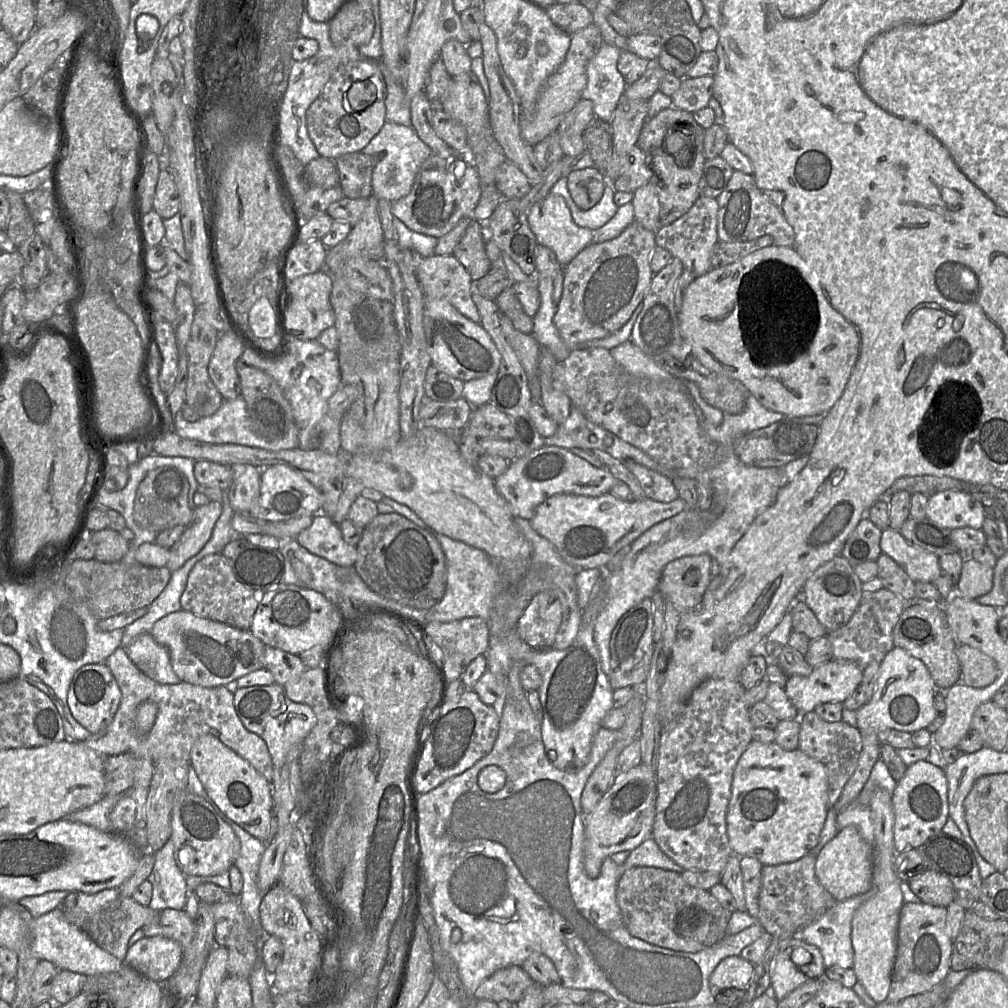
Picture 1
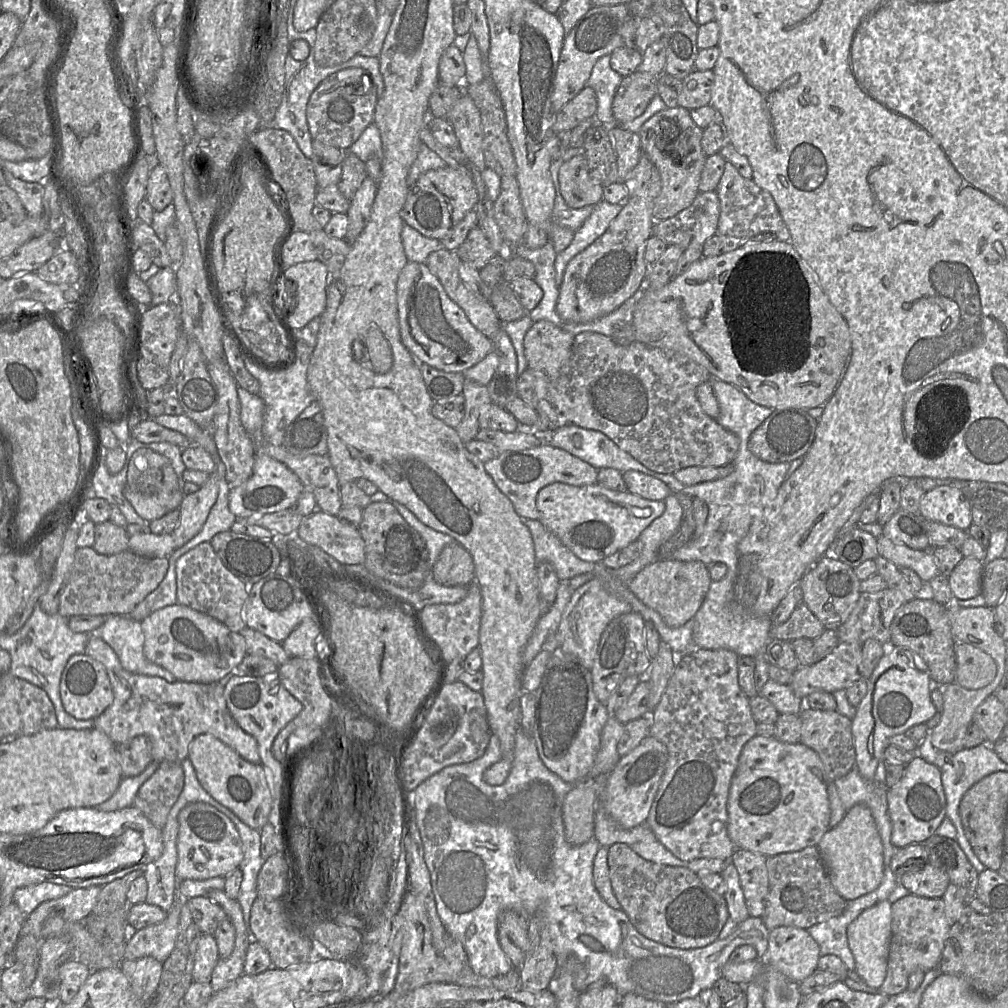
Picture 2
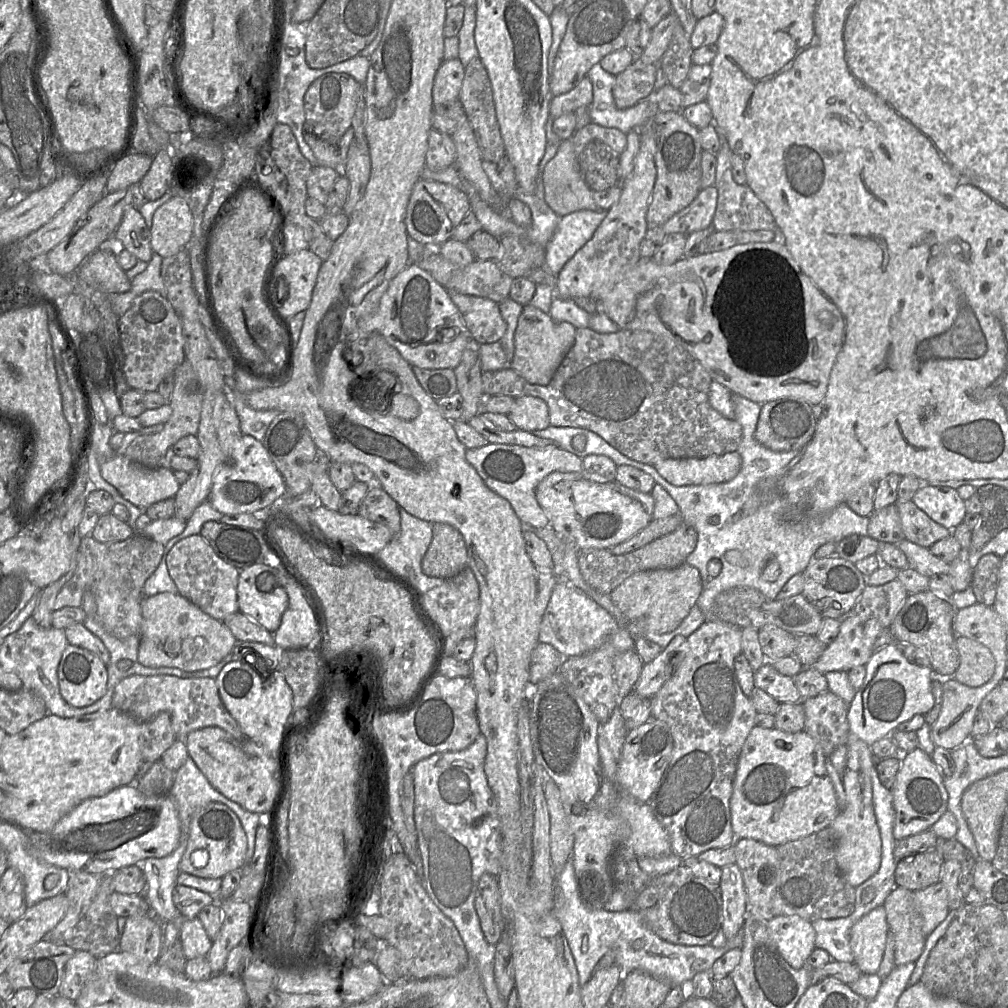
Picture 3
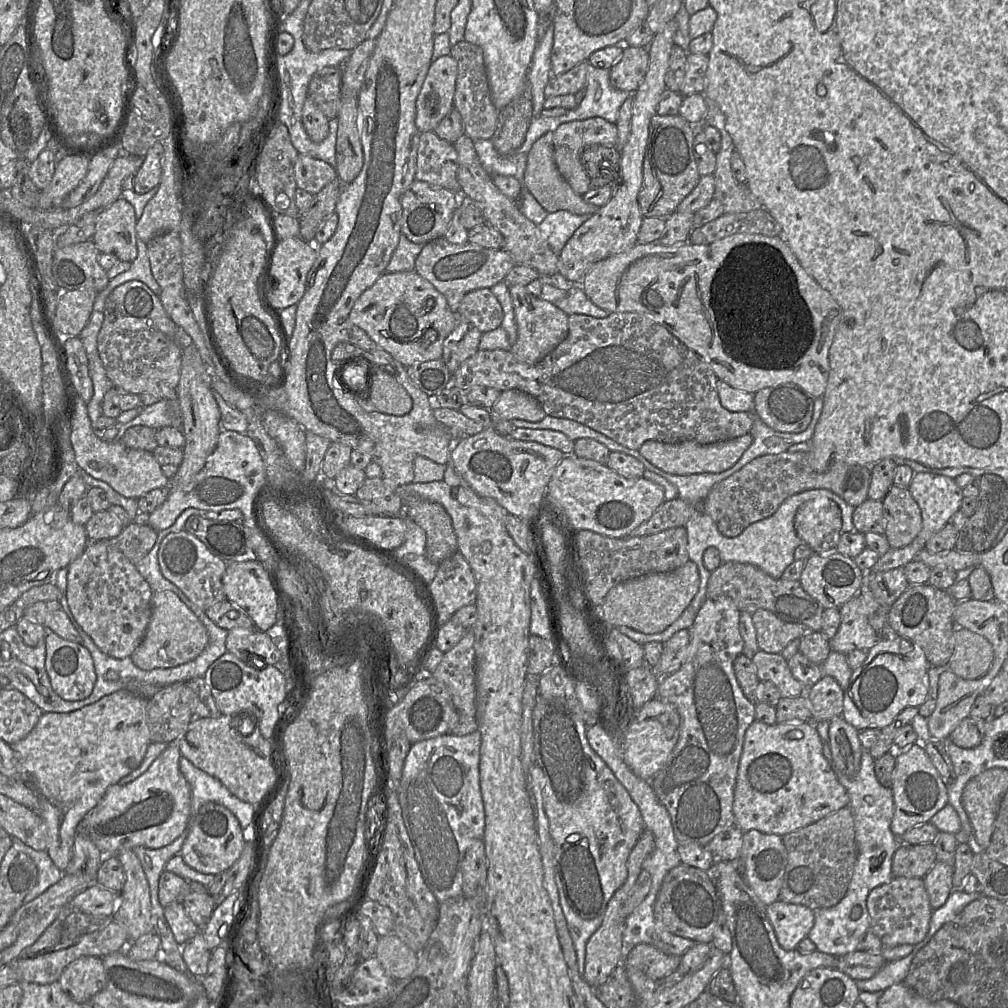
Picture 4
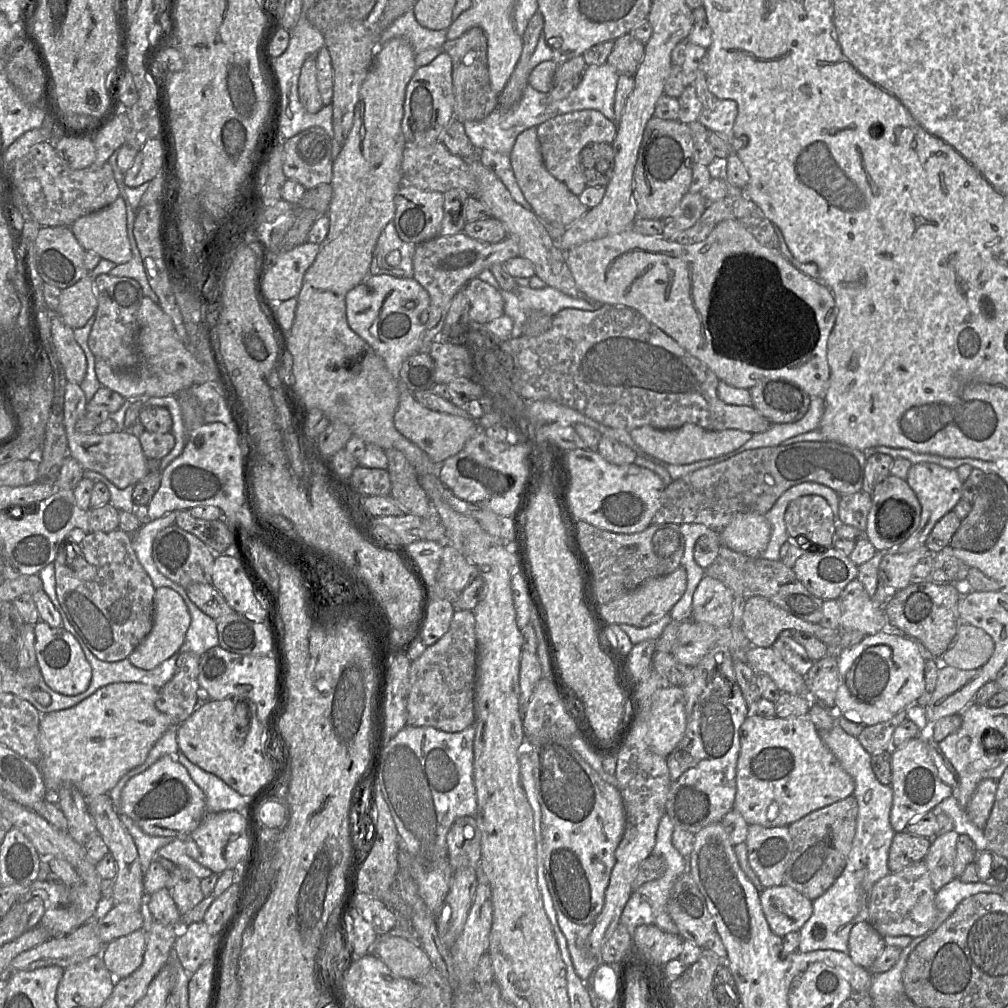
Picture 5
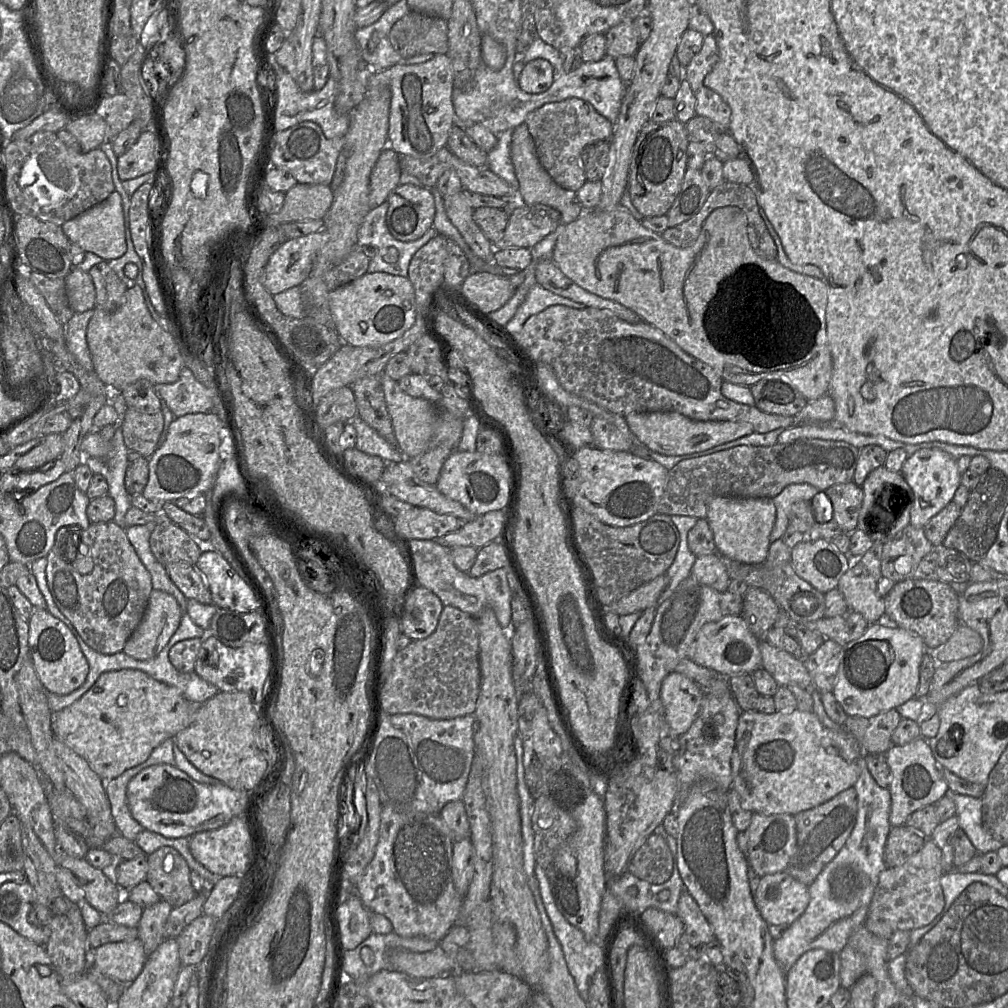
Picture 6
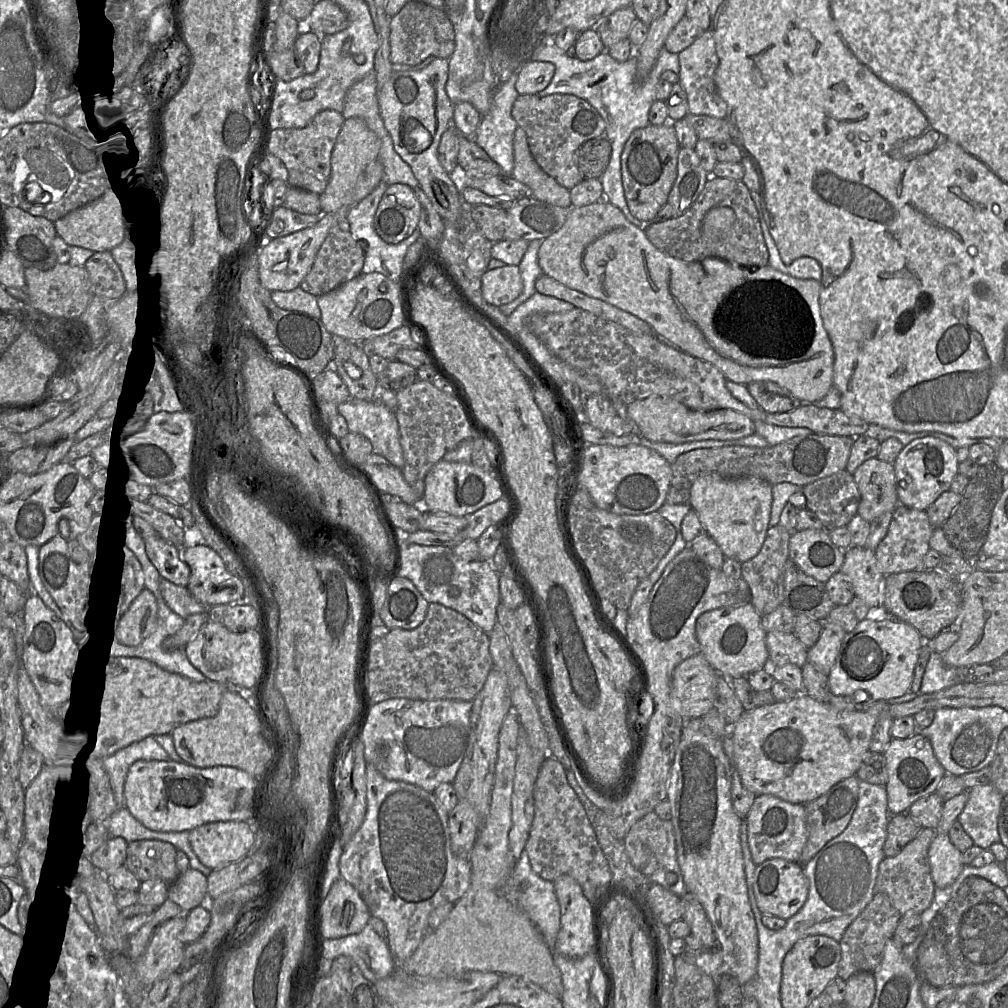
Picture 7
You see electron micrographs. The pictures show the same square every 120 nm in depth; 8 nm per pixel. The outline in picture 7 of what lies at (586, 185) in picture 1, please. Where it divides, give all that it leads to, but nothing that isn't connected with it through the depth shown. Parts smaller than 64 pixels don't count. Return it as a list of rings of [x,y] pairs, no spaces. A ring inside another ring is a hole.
[[[519,126],[514,134],[512,177],[528,186],[532,197],[538,200],[569,209],[573,207],[570,190],[561,186],[538,165],[530,151],[527,134]]]

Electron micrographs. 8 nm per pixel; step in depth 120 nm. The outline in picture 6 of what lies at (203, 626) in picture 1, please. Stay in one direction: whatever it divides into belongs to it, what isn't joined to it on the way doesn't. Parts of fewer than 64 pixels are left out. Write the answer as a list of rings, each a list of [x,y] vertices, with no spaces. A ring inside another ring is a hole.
[[[153,589],[144,617],[123,651],[137,660],[156,657],[178,629],[181,617],[177,600],[167,592]]]

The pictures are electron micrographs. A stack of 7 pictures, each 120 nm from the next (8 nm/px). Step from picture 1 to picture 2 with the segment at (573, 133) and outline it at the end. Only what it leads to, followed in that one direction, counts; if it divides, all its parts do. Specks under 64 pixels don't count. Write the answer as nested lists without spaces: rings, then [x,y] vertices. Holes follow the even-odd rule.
[[[585,86],[559,112],[554,115],[553,130],[557,134],[561,131],[572,130],[587,119],[594,119],[597,110],[595,91]]]

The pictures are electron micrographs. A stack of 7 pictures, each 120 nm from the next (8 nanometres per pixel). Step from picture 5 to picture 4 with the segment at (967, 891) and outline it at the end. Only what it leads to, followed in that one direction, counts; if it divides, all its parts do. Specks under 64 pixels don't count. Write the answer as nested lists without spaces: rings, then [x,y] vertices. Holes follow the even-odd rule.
[[[953,890],[945,904],[932,912],[929,930],[925,937],[930,940],[944,924],[953,920],[969,903],[982,897],[985,897],[983,891],[967,893],[964,890]]]

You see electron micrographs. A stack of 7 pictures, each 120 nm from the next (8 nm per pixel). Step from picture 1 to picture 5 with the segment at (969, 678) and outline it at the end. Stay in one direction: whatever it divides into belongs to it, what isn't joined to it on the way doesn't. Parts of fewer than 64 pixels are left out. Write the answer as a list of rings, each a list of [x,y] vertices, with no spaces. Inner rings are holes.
[[[960,622],[954,640],[940,662],[962,670],[972,670],[987,663],[993,652],[994,642],[987,633]]]

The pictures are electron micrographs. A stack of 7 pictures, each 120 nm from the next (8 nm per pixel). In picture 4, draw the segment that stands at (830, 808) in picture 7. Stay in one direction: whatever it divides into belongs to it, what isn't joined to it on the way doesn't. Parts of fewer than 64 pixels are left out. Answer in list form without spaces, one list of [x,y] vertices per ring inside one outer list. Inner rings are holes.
[[[842,807],[782,839],[787,851],[787,863],[778,900],[803,905],[812,911],[837,905],[847,892],[856,863],[855,826],[851,808]]]

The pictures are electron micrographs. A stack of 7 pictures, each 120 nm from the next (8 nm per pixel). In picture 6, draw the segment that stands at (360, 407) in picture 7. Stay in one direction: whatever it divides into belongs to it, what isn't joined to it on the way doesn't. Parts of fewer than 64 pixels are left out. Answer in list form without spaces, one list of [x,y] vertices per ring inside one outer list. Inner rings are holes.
[[[358,414],[346,423],[351,423],[356,430],[355,447],[358,450],[378,456],[384,462],[399,463],[403,460],[403,454],[398,447],[387,442],[373,428],[367,425]]]

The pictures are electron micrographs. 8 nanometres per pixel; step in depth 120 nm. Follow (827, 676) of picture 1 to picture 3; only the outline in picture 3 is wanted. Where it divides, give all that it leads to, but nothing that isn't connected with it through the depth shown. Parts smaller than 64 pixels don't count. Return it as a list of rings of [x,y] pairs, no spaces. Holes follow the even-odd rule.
[[[855,614],[840,619],[840,629],[835,640],[827,645],[812,668],[822,674],[845,671],[865,666],[873,654],[864,633],[864,623]]]

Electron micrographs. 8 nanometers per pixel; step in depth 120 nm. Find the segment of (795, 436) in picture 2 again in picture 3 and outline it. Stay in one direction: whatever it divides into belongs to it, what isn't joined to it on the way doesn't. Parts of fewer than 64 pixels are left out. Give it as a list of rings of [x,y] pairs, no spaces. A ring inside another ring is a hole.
[[[780,399],[761,406],[754,433],[759,444],[774,452],[789,452],[802,450],[812,440],[818,421],[813,413],[813,405],[793,399]]]

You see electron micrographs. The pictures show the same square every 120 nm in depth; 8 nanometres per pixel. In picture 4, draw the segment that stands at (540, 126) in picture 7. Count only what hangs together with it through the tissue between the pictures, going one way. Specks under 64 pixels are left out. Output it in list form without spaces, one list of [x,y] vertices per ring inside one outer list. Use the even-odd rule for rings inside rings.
[[[600,117],[564,122],[553,131],[554,160],[557,169],[575,193],[582,196],[590,190],[590,180],[581,163],[581,153],[584,147],[590,144],[616,146],[617,142],[616,124]]]

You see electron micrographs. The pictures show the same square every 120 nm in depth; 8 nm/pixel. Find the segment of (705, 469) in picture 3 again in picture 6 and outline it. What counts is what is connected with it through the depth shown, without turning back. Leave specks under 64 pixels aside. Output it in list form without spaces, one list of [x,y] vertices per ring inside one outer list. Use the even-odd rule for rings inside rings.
[[[677,412],[630,413],[626,417],[629,429],[649,449],[662,455],[682,456],[748,436],[754,432],[751,424],[732,421],[697,421]]]

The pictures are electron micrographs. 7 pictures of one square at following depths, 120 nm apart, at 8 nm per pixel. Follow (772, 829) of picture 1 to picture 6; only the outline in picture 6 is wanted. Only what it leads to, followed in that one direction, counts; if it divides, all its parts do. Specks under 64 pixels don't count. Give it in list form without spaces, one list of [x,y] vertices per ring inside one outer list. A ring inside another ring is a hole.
[[[757,710],[741,712],[736,729],[735,747],[731,757],[732,765],[732,788],[737,791],[741,800],[741,807],[752,813],[763,815],[790,814],[796,815],[802,811],[812,809],[820,804],[827,802],[840,792],[854,786],[862,767],[862,750],[857,739],[844,728],[843,731],[835,731],[825,727],[814,712],[800,711],[776,711],[773,714],[765,714]]]

